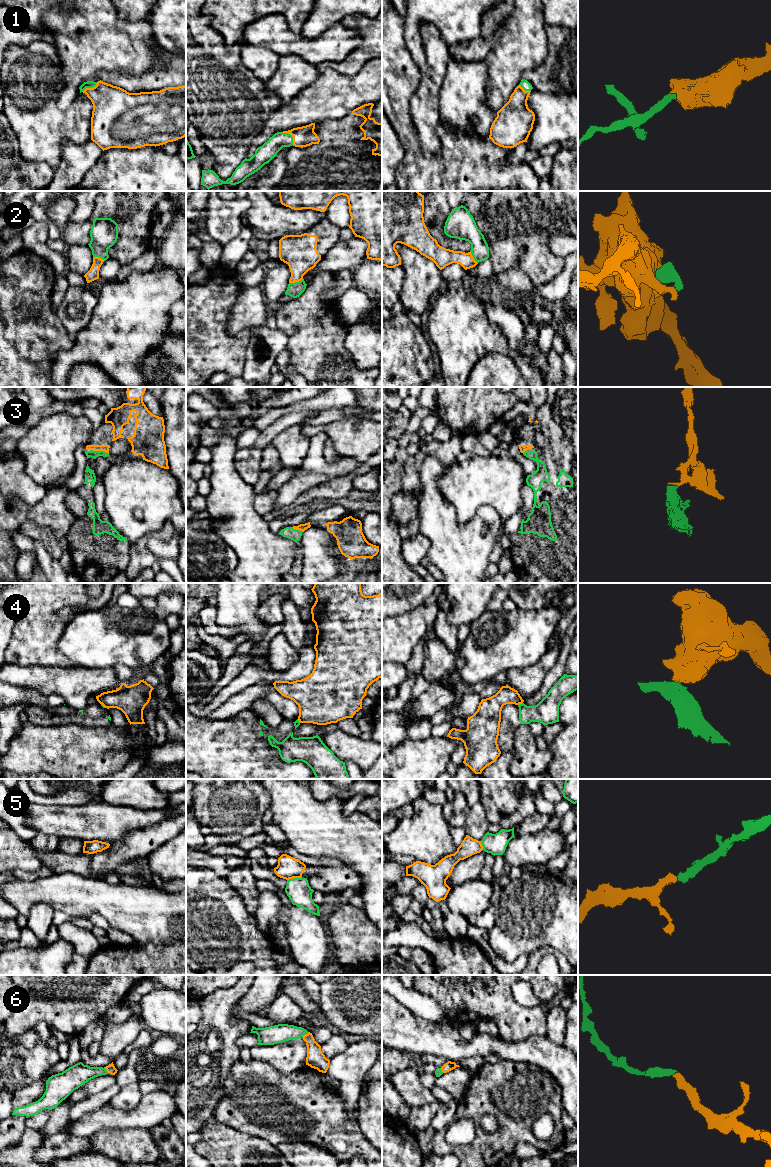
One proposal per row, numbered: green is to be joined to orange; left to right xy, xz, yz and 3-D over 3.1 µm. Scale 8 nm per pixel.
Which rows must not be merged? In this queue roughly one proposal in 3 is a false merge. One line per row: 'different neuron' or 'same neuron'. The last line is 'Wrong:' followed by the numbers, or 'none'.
1: same neuron
2: same neuron
3: same neuron
4: different neuron
5: same neuron
6: same neuron
Wrong: 4

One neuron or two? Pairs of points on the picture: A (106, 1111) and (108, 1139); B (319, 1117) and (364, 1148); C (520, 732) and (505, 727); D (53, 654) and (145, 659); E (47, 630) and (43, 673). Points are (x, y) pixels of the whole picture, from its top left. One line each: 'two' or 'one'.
A: two
B: one
C: two
D: two
E: two

